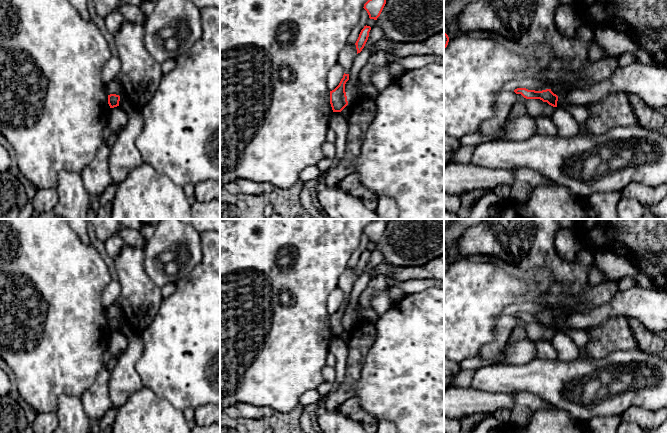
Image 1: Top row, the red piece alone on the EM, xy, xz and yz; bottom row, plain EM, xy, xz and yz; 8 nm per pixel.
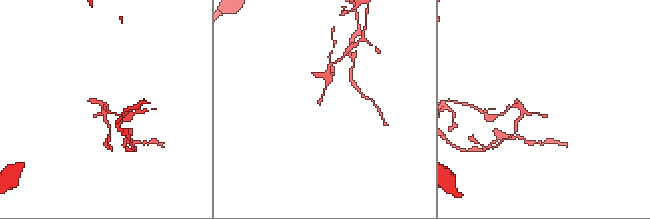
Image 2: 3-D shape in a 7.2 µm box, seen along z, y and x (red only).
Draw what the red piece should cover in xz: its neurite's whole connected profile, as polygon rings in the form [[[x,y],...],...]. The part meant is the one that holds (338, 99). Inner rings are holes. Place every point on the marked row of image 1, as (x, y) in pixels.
[[[344,73],[339,85],[330,91],[330,104],[333,112],[341,112],[348,105],[345,92],[345,84],[348,80],[349,74]]]

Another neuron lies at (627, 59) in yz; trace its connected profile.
[[[627,53],[626,55],[623,55],[619,59],[619,65],[620,66],[627,66],[627,65],[631,64],[634,61],[637,61],[636,56],[632,53]]]

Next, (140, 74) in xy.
[[[124,22],[114,35],[121,62],[118,74],[123,96],[135,108],[142,108],[156,92],[163,73],[158,63],[146,50],[143,24]]]

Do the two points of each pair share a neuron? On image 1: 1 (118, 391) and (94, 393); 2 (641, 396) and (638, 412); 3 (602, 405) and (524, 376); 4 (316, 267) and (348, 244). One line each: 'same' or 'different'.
1: different
2: different
3: same
4: same

